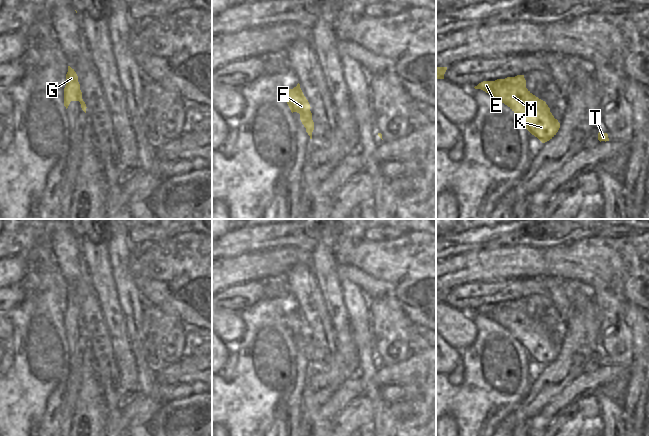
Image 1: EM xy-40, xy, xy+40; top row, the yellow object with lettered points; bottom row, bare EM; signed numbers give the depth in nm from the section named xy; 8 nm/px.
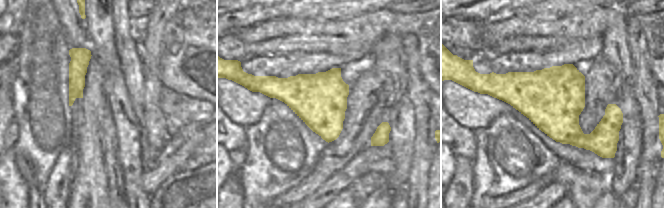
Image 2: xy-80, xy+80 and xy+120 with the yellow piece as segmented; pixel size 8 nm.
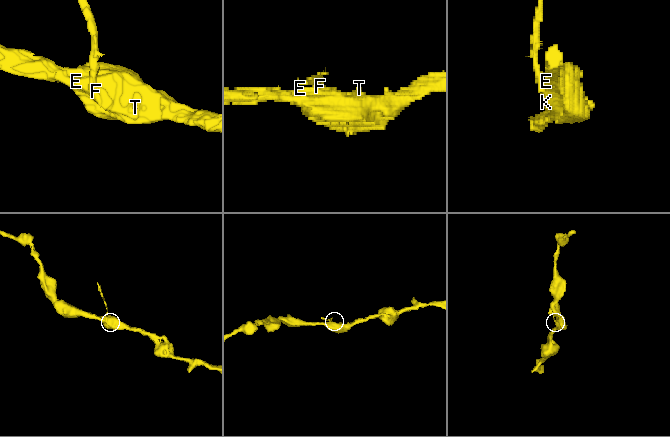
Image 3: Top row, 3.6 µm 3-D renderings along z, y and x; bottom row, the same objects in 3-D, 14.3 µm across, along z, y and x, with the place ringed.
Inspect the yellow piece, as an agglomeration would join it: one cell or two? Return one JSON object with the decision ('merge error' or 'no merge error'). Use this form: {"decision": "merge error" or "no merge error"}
{"decision": "merge error"}

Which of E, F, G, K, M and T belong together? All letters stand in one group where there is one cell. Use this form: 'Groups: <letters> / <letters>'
Groups: E F K M T / G

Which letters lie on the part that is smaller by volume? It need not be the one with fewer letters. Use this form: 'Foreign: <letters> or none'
Foreign: G

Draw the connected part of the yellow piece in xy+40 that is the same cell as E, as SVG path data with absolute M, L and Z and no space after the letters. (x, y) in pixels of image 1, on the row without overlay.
M524 299L483 305L474 312L485 315L507 329L526 353L542 367L552 363L560 352L560 347L554 342L546 326L526 312Z

